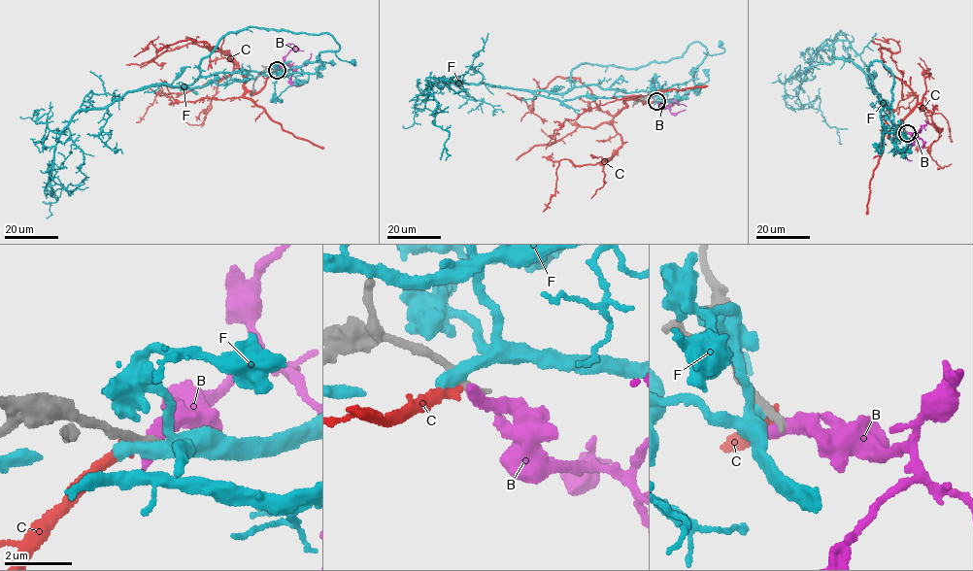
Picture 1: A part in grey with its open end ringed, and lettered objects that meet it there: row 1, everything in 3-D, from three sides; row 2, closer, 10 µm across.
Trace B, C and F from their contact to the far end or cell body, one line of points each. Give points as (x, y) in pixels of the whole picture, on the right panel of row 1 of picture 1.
B: (907, 133), (917, 136), (903, 152), (912, 160)
C: (906, 131), (895, 140), (889, 136), (921, 104), (937, 130), (925, 115), (940, 113), (947, 120), (953, 142)
F: (906, 131), (892, 124), (864, 70), (826, 45), (800, 76), (798, 98), (802, 105), (819, 97), (841, 144)

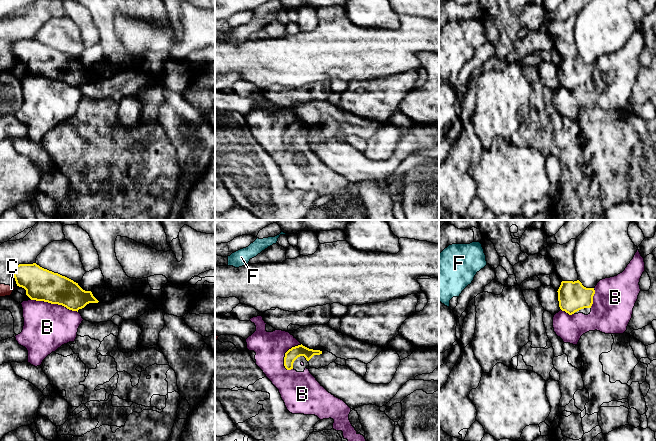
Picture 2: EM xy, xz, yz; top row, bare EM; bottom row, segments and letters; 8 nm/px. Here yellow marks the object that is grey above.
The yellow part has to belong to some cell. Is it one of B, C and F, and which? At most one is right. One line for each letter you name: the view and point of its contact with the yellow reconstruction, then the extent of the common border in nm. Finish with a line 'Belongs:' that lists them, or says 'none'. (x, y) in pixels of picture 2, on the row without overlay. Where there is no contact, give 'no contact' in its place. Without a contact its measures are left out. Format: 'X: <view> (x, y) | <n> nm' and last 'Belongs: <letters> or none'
Belongs: none

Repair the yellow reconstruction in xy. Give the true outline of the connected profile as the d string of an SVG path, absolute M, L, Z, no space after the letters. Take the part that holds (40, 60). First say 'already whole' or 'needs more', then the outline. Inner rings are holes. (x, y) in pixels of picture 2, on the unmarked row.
already whole; M19 40L13 45L17 62L26 66L31 76L58 80L77 87L89 79L98 79L91 67L83 66L73 56L33 40Z

